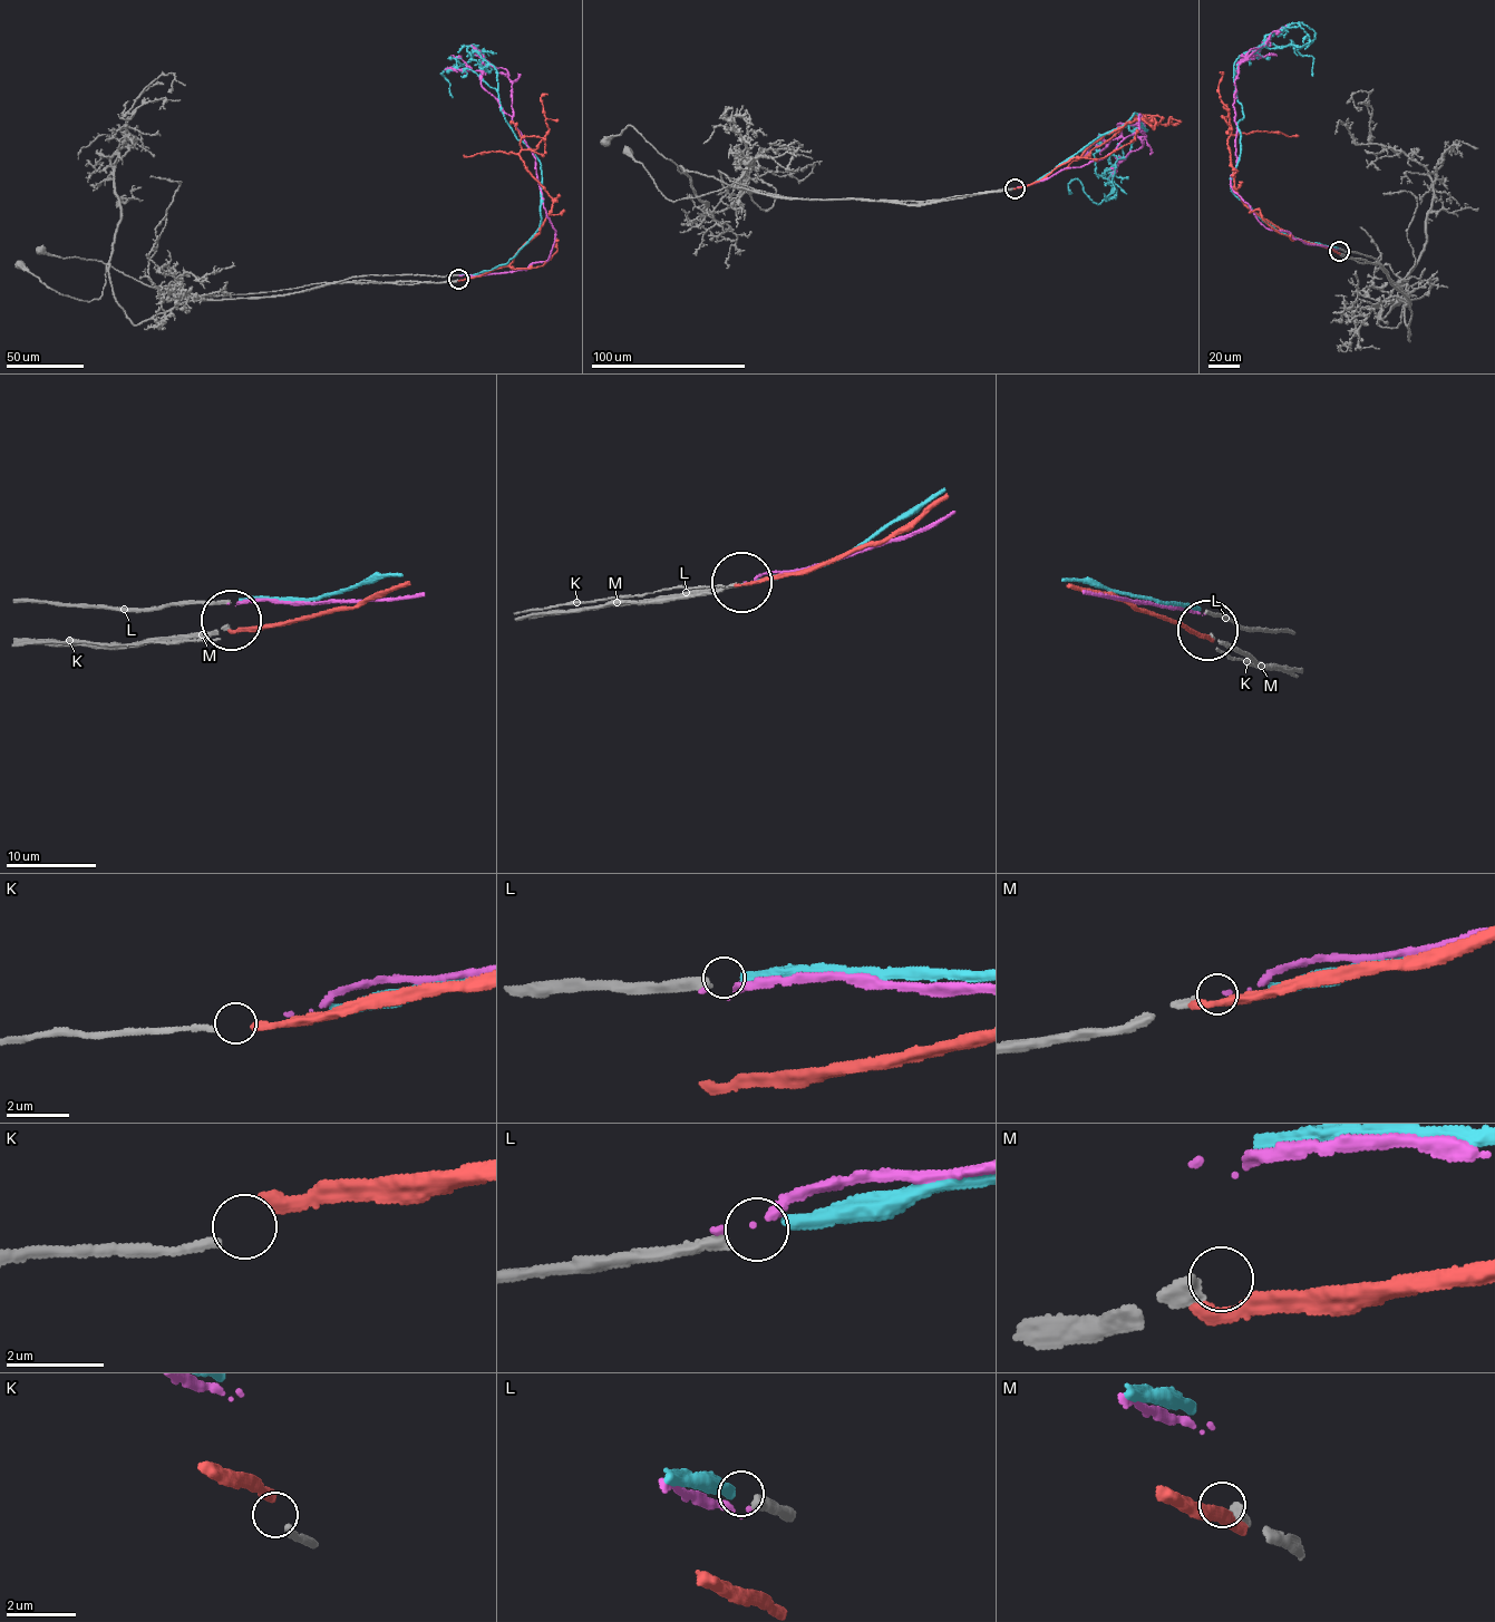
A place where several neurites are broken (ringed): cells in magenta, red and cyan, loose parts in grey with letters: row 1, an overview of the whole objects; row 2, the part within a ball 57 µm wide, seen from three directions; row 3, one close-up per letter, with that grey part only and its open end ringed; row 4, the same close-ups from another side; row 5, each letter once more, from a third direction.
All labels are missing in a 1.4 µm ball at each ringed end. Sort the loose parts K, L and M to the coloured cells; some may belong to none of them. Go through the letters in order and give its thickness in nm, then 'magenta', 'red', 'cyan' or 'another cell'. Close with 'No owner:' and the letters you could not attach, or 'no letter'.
K: 180 nm thick; another cell
L: 280 nm thick; cyan
M: 340 nm thick; another cell
No owner: K, M

